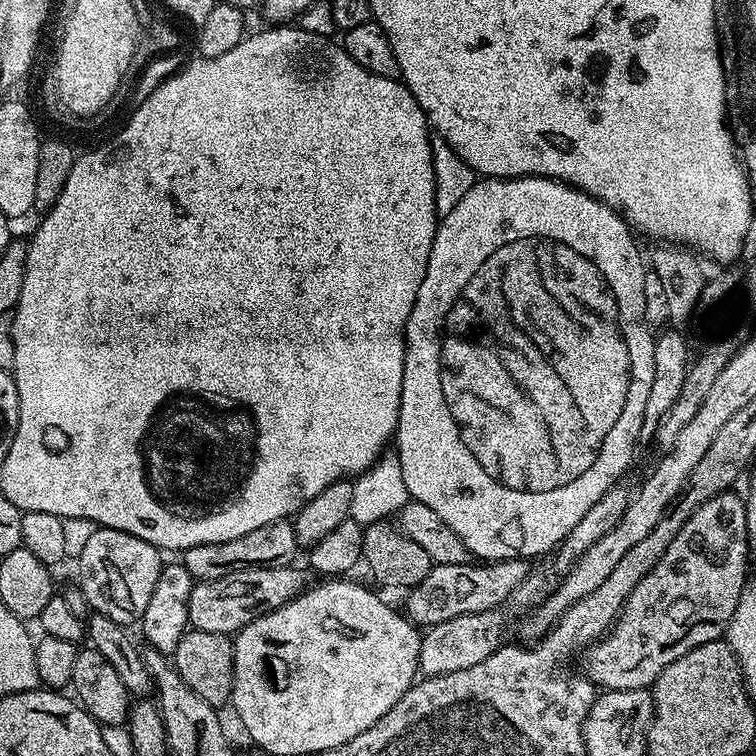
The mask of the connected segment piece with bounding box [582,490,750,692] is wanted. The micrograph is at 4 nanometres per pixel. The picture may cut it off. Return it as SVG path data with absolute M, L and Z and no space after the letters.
M729 490L718 494L714 498L702 502L702 506L698 506L698 510L694 510L694 514L690 514L690 518L682 526L682 530L678 530L678 538L674 538L674 542L670 542L666 554L662 554L658 566L654 566L654 570L650 570L650 574L646 574L646 578L642 578L642 582L638 582L638 586L634 586L634 594L630 594L630 598L624 603L624 608L621 610L619 618L616 619L612 631L597 640L595 644L588 645L582 656L582 660L584 659L582 672L596 685L597 689L613 692L614 690L648 688L656 681L658 674L662 674L662 670L666 670L666 666L670 666L670 662L678 662L678 658L682 658L682 654L702 646L702 642L714 642L727 633L728 623L738 606L740 594L744 591L746 577L749 575L747 572L748 559L750 559L748 535L746 534L746 510L743 499L739 495L736 497L734 493L735 491Z

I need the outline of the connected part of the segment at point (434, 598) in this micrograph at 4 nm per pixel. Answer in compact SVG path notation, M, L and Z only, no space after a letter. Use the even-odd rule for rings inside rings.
M497 560L467 564L433 564L426 578L407 593L406 615L417 626L441 624L462 614L494 612L511 601L512 595L529 579L528 560Z

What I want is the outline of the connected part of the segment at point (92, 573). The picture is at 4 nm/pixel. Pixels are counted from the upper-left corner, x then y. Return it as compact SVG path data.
M97 527L86 550L82 550L78 557L78 586L88 599L89 609L98 611L119 624L135 625L146 610L146 602L150 602L150 594L154 594L154 582L158 582L158 574L162 567L160 556L161 549L155 548L150 542L134 534Z

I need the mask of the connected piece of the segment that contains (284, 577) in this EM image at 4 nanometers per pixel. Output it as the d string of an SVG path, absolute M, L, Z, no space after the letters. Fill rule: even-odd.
M274 566L273 568L247 568L234 570L222 578L201 580L193 583L188 603L188 622L197 632L232 636L243 630L250 622L267 612L286 606L294 597L309 587L310 579L297 566Z

